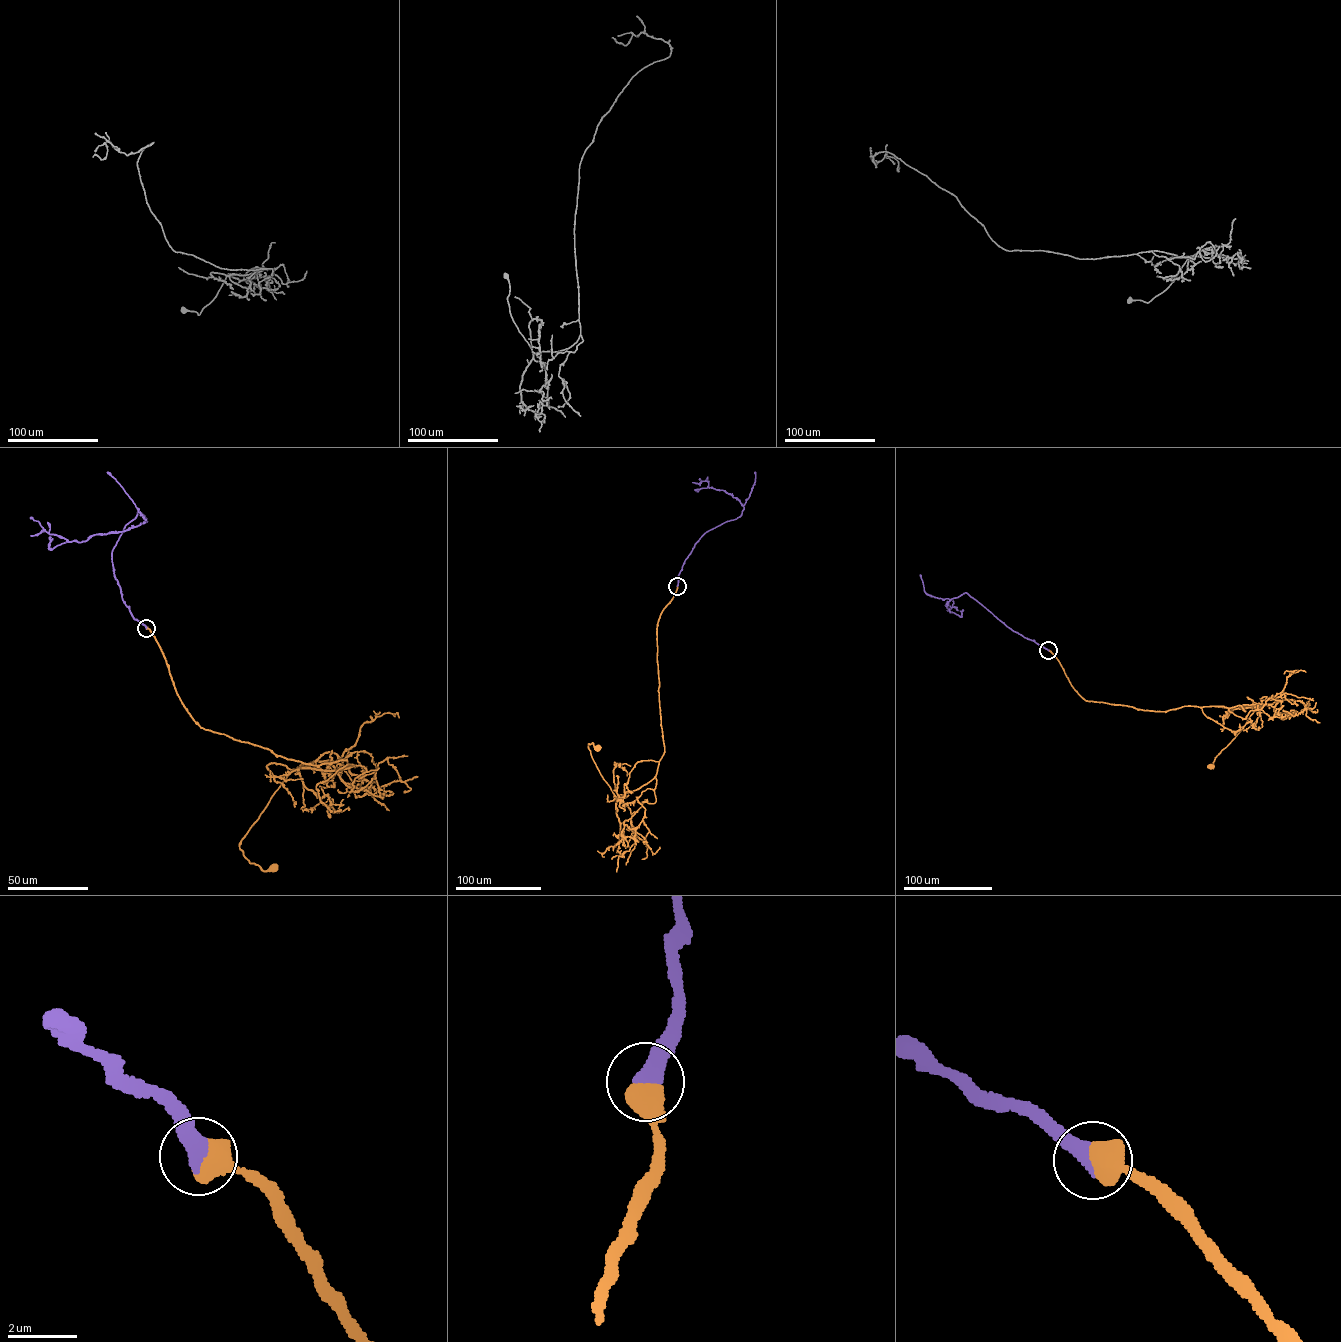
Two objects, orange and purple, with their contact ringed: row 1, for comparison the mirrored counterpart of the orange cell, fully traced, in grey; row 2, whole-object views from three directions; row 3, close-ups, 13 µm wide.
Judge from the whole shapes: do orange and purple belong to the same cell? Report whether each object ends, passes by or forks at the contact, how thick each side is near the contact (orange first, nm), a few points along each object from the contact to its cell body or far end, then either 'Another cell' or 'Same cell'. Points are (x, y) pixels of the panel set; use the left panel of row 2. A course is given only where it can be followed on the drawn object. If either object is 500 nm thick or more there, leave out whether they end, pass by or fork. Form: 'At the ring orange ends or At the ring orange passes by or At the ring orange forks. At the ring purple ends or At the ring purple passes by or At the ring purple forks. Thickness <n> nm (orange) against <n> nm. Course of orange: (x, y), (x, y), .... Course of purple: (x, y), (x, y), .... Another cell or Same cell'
Thickness 700 nm (orange) against 440 nm. Course of orange: (146, 627), (201, 727), (307, 764), (354, 764), (289, 773), (239, 844), (250, 862), (271, 869). Course of purple: (146, 627), (123, 603), (111, 554), (125, 526), (144, 515), (80, 542), (30, 517). Same cell

